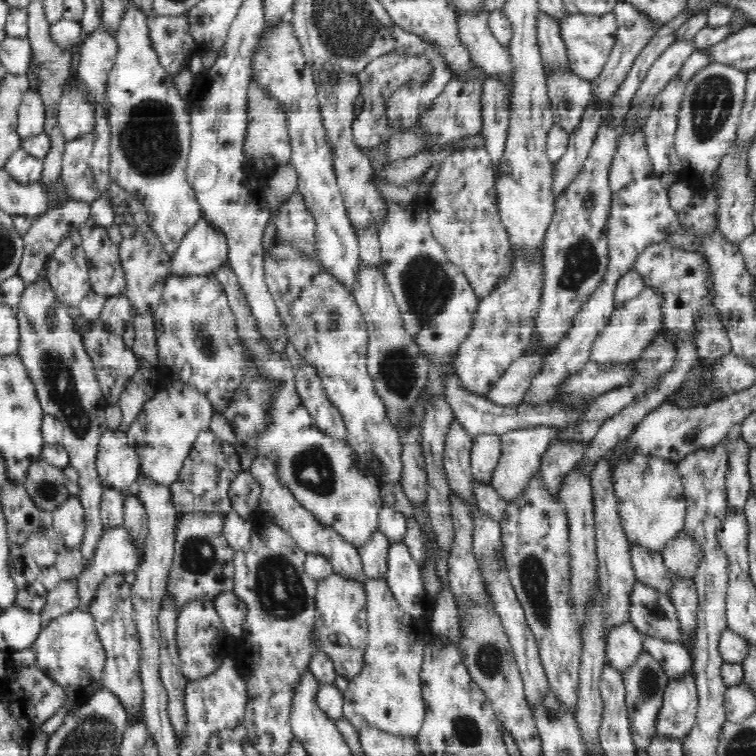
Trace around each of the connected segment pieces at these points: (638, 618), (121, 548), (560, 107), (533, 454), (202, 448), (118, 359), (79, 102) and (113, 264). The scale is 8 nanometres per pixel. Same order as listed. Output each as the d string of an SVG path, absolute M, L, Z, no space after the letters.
M638 580L630 592L629 615L643 636L663 642L681 642L680 621L673 602Z
M124 524L123 526L105 529L98 546L96 546L94 560L89 565L86 565L82 575L78 576L76 584L79 598L78 608L86 611L97 595L98 587L110 576L135 573L139 569L139 552L135 550L134 541L130 539L130 535L124 529Z
M545 70L554 124L570 135L584 118L584 108L593 96L593 84L578 77L574 70L561 70L560 73Z
M547 426L510 430L510 432L500 436L502 441L500 460L494 468L490 484L507 503L518 499L525 492L528 484L530 484L532 472L533 474L538 472L541 467L542 456L548 450L548 446L552 444L554 436L556 436L556 428Z
M209 428L199 432L190 454L183 462L178 480L169 487L176 513L180 516L194 512L228 515L233 509L227 491L240 470L240 457L234 444L222 441Z
M98 318L89 322L87 331L81 336L83 343L93 362L96 378L102 388L102 394L105 396L104 403L116 405L120 394L124 392L124 388L128 386L130 378L136 374L138 370L139 360L133 353L132 349L126 347L121 336L114 334L104 328L104 323Z
M64 86L57 110L57 121L67 142L77 139L78 136L88 135L96 126L97 113L96 106L87 101L77 88Z
M91 216L78 228L82 239L82 250L87 260L89 279L94 293L105 297L125 295L126 277L119 257L119 249L116 243L110 241L107 227L100 226Z

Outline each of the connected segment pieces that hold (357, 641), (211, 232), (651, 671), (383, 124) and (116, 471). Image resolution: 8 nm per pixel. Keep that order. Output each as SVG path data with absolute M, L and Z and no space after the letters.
M333 573L317 584L315 596L317 648L325 652L334 663L337 676L352 680L363 667L367 646L367 594L360 581L347 580Z
M202 215L171 256L171 275L179 278L211 275L219 265L227 264L228 247L226 237Z
M646 650L641 652L640 658L632 667L624 672L623 681L626 693L626 706L628 711L628 722L632 740L637 750L649 747L651 740L657 736L656 721L662 706L665 688L670 678L662 668L662 663L656 660Z
M392 52L372 60L357 77L361 92L360 100L357 103L356 120L352 124L352 132L358 148L368 151L382 145L382 142L386 142L395 132L387 123L386 113L389 99L403 85L407 83L426 83L431 80L432 76L433 69L426 56L410 56L409 54L398 56L398 54Z
M109 429L100 437L96 468L105 487L128 490L137 481L139 458L129 445L127 434L119 429Z

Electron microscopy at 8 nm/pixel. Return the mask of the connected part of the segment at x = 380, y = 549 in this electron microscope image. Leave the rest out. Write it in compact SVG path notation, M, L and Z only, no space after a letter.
M377 531L363 546L357 548L366 578L386 577L391 541Z

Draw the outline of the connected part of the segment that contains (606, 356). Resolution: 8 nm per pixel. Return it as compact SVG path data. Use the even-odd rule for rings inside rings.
M644 286L644 290L626 304L615 307L607 325L594 339L589 360L600 366L608 364L624 364L629 366L640 358L646 344L655 338L663 326L662 293Z

